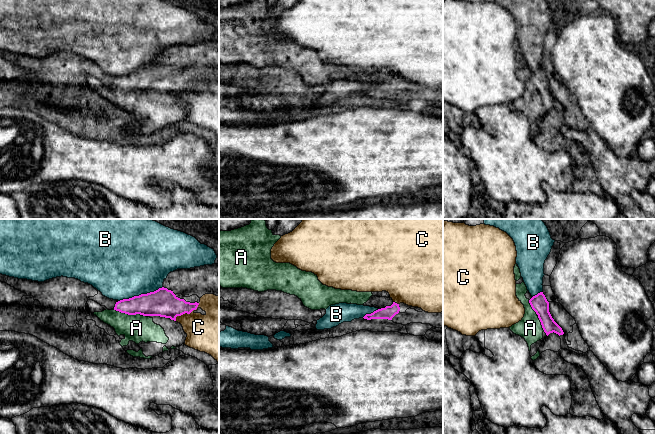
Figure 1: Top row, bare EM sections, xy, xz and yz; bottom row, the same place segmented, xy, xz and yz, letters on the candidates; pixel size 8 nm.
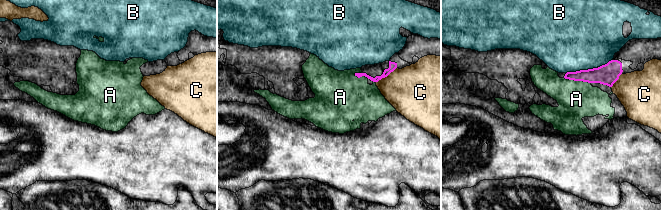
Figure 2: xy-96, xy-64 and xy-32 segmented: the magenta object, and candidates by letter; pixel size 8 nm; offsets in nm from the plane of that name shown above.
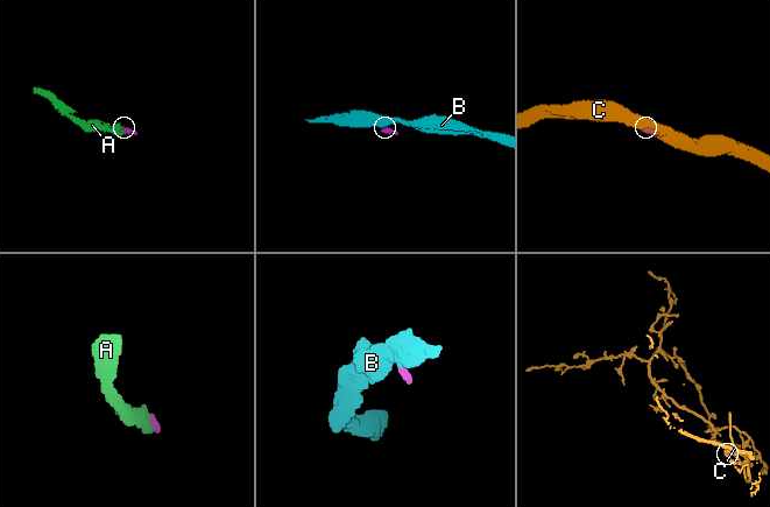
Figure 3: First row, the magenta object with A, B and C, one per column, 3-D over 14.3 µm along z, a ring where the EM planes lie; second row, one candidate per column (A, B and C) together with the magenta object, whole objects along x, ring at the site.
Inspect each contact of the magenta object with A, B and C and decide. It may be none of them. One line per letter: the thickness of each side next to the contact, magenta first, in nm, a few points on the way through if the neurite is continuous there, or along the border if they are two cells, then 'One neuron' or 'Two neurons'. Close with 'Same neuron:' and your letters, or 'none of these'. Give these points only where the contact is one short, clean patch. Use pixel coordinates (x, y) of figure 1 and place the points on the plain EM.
A: Thickness 200 nm (magenta) against 220 nm. Path across: xy (156, 79), (137, 81), (127, 89), (127, 95), (136, 104). One neuron
B: Thickness 220 nm (magenta) against 500 nm. Boundary: xy (162, 62), (153, 67), (123, 74), (118, 77). Two neurons
C: Thickness 220 nm (magenta) against 320 nm. Two neurons
Same neuron: A

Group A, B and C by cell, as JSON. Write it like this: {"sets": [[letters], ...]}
{"sets": [["A"], ["B"], ["C"]]}

